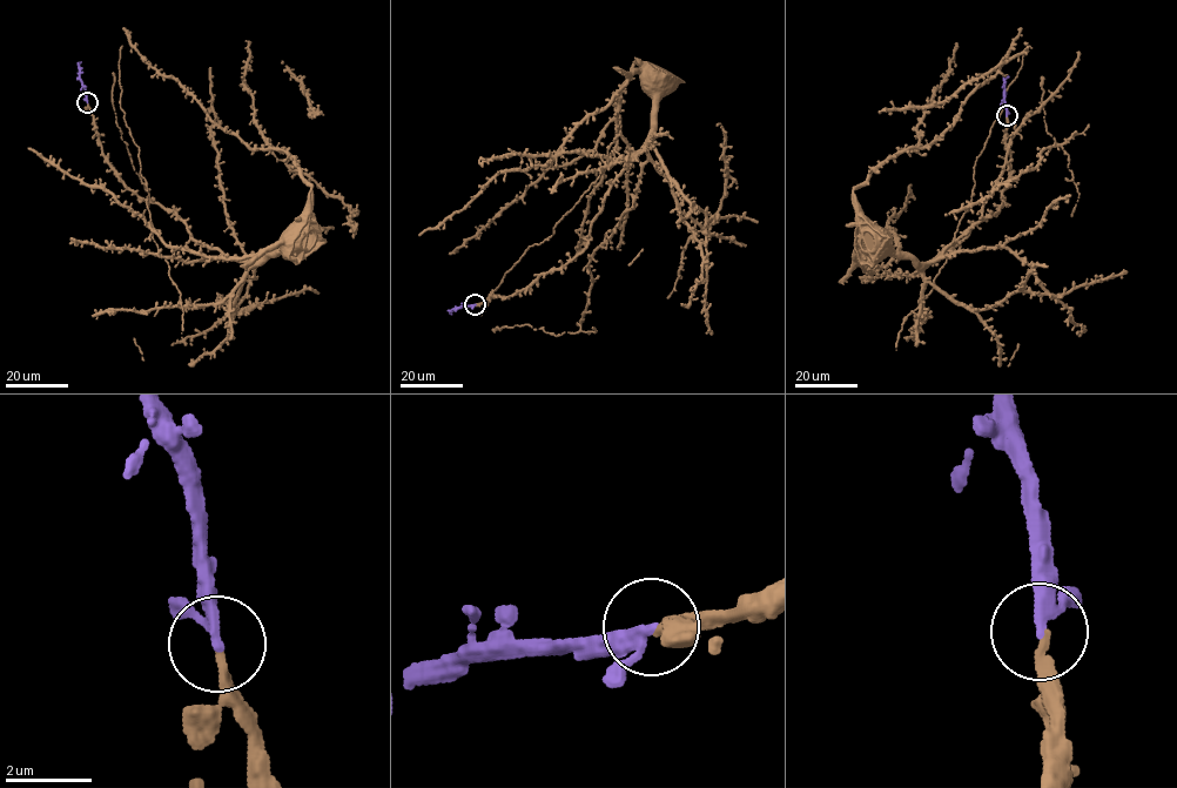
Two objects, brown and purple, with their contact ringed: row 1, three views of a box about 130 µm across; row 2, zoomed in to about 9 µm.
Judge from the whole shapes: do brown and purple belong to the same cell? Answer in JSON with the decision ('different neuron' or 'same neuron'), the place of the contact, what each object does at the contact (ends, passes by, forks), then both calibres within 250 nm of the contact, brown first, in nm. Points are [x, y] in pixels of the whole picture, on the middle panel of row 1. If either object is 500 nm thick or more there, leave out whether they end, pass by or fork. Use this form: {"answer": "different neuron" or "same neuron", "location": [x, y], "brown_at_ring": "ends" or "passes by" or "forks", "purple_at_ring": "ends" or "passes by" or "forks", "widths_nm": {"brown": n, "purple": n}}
{"answer": "same neuron", "location": [475, 304], "brown_at_ring": "ends", "purple_at_ring": "passes by", "widths_nm": {"brown": 220, "purple": 240}}

